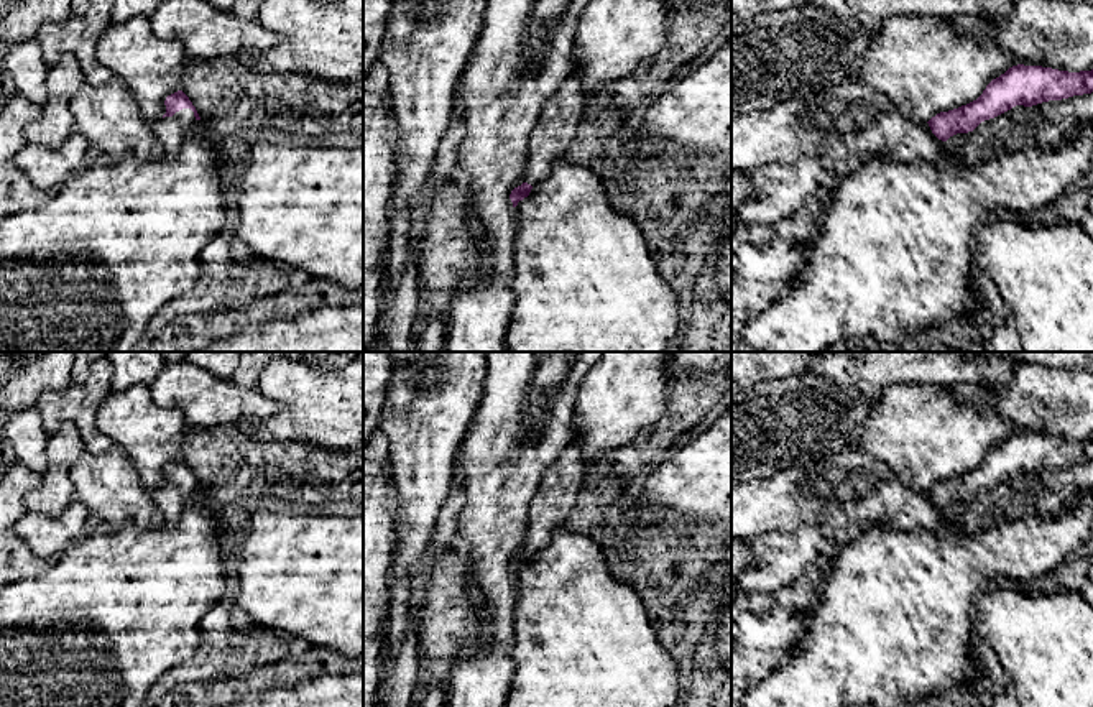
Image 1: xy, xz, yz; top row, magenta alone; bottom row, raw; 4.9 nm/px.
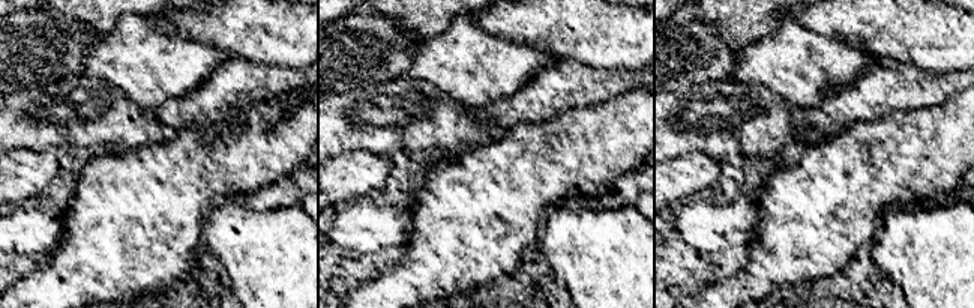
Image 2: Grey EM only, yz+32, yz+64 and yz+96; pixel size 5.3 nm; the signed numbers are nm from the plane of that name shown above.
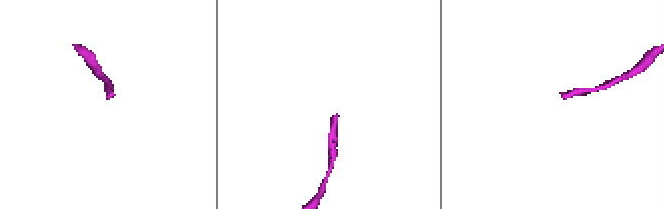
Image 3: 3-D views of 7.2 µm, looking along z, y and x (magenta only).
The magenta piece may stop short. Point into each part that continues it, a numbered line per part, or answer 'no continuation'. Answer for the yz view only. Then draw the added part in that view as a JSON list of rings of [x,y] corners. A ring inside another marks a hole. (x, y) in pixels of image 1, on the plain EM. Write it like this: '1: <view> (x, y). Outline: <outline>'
no continuation

